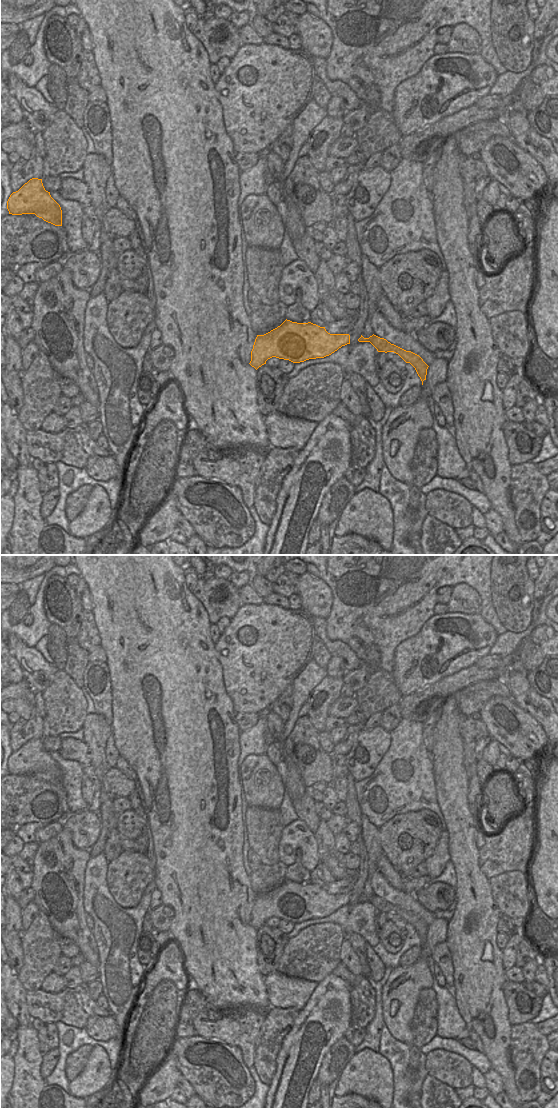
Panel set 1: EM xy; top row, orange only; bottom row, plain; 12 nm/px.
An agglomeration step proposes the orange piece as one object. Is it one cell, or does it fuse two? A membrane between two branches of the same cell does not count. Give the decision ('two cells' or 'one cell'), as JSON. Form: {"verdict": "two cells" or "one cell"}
{"verdict": "one cell"}

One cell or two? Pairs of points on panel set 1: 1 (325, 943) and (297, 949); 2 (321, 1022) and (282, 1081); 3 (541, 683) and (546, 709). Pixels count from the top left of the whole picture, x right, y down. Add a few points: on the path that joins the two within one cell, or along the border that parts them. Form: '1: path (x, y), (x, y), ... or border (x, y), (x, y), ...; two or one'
1: path (318, 946), (315, 949), (304, 949); one
2: path (312, 1037), (299, 1051), (295, 1066); one
3: border (528, 680), (539, 694), (547, 698); two

